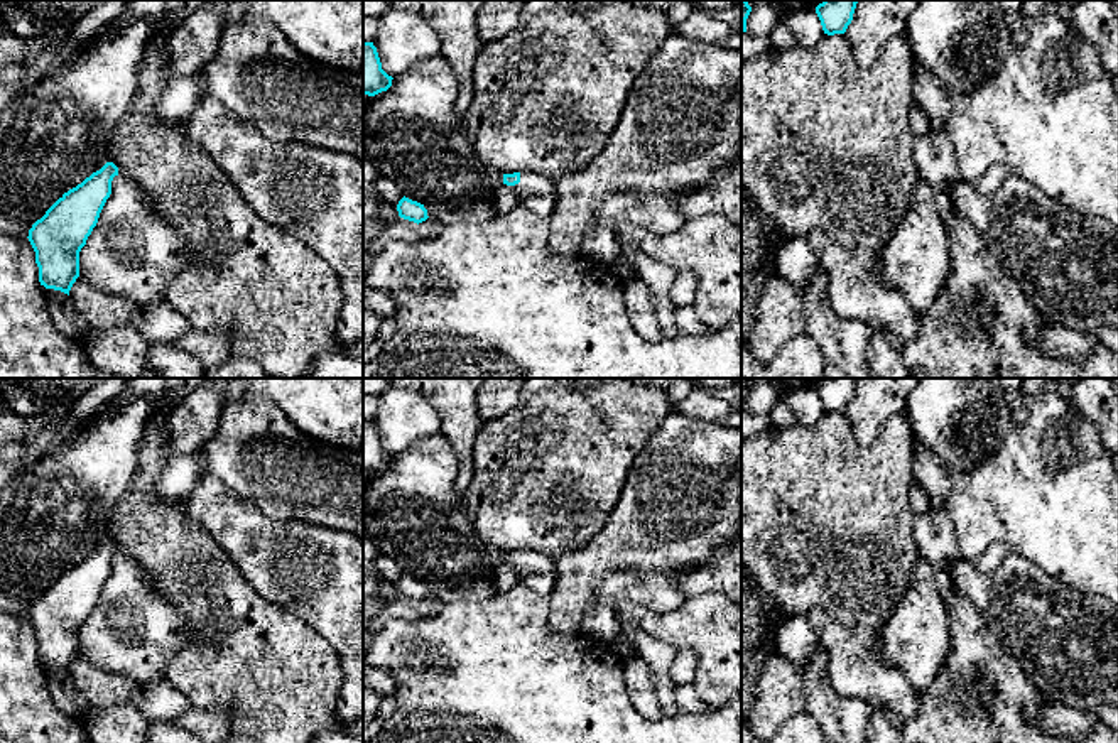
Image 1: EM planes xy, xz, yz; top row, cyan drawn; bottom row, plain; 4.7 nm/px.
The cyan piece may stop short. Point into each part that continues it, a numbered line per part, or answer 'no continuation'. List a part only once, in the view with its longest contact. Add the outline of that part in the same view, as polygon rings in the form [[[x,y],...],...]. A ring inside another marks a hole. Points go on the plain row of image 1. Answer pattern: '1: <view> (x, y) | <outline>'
1: xz (536, 571) | [[[520,550],[520,561],[513,564],[517,583],[549,598],[556,581],[556,557],[535,550]]]

